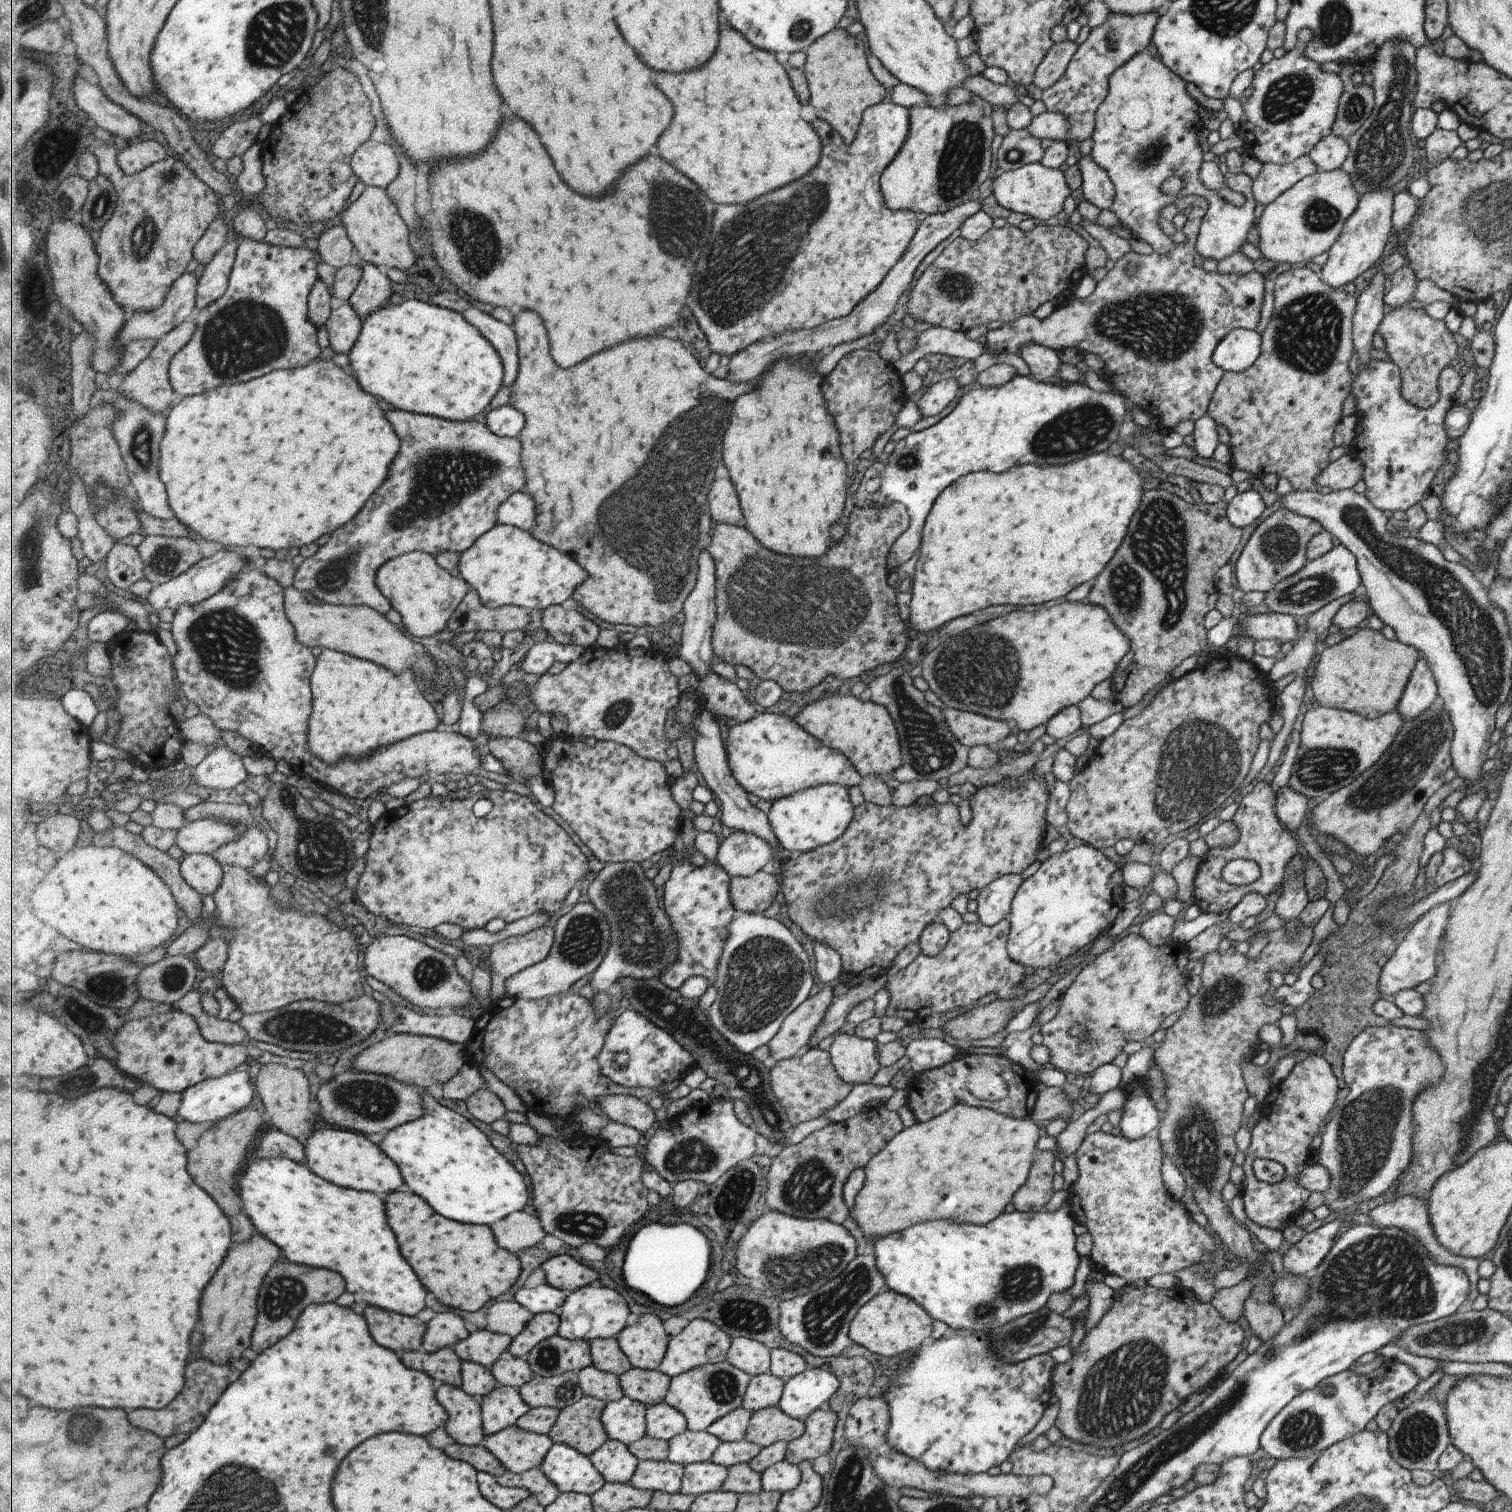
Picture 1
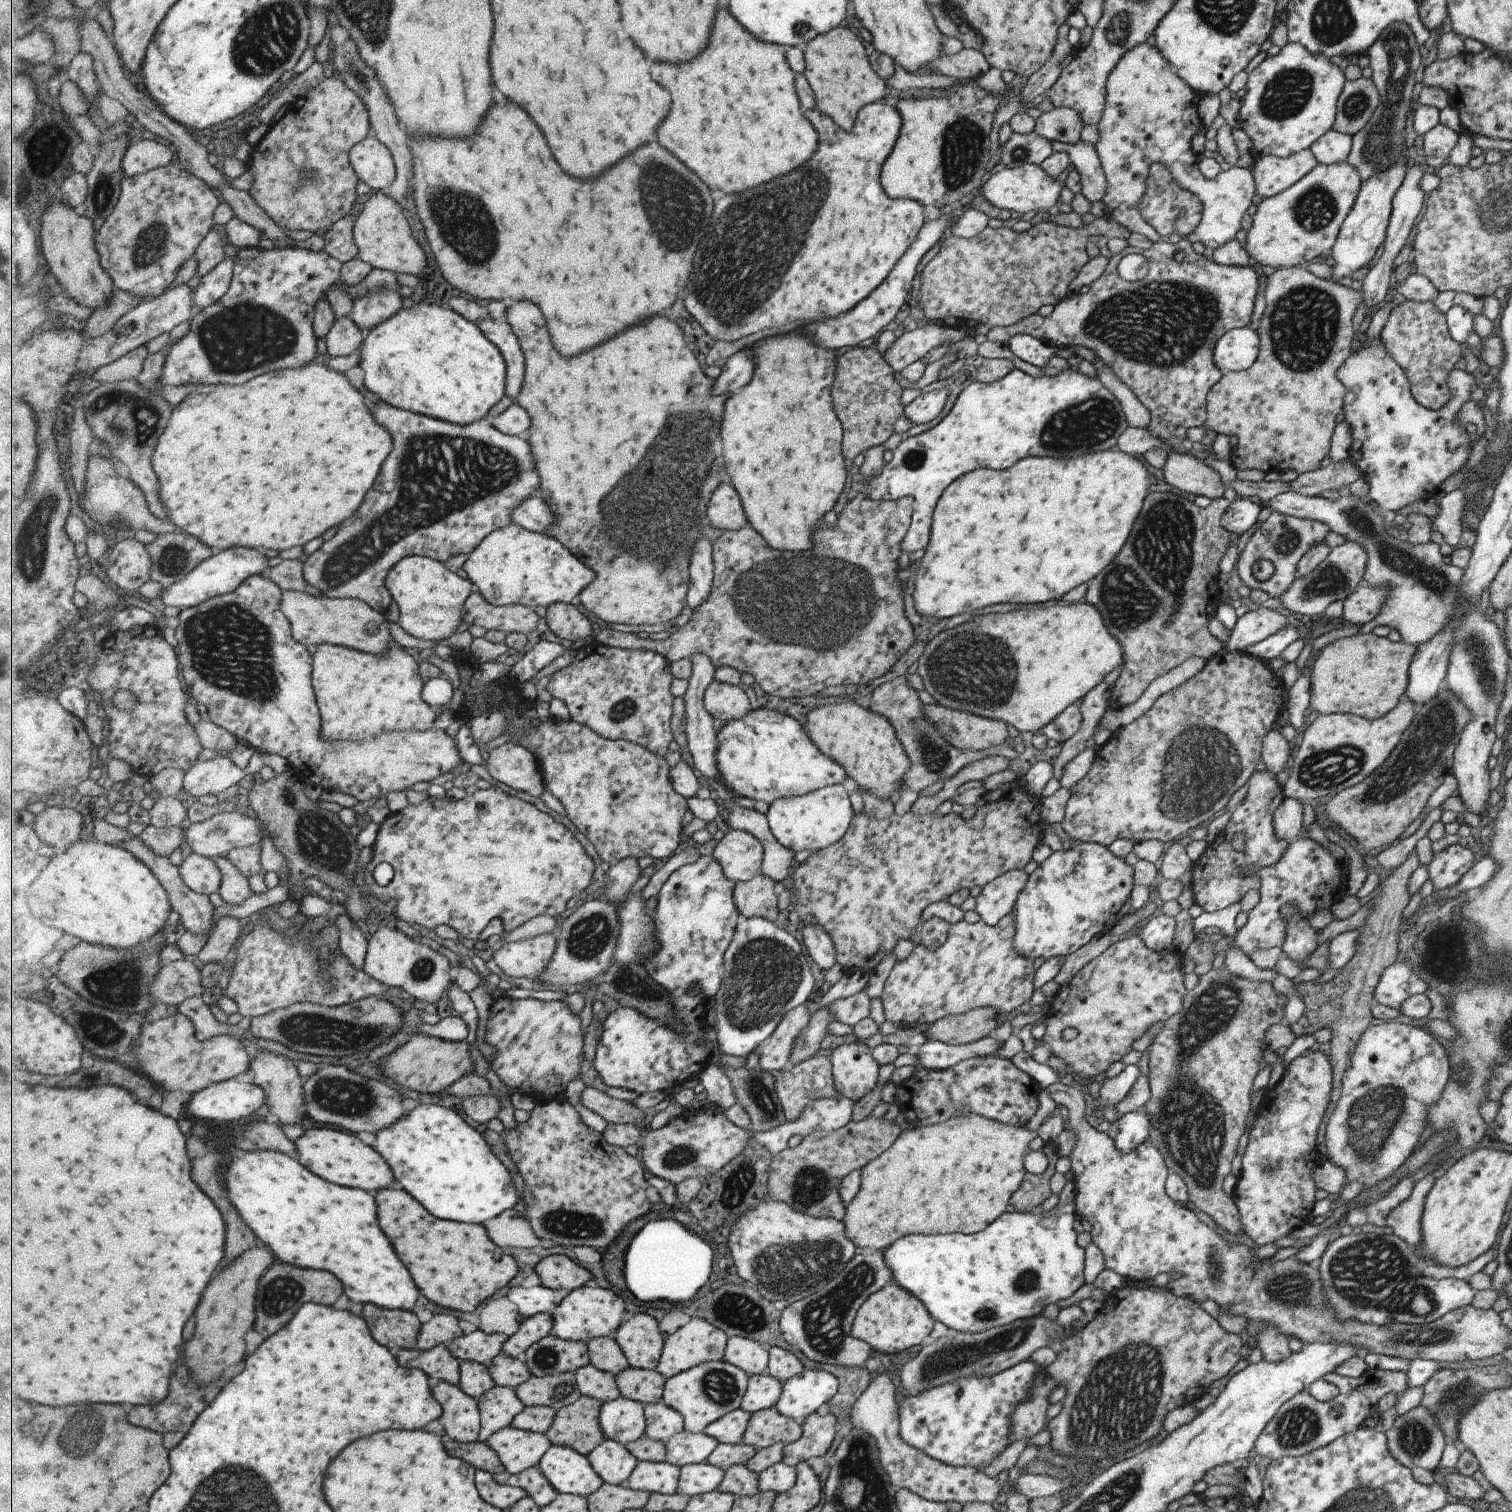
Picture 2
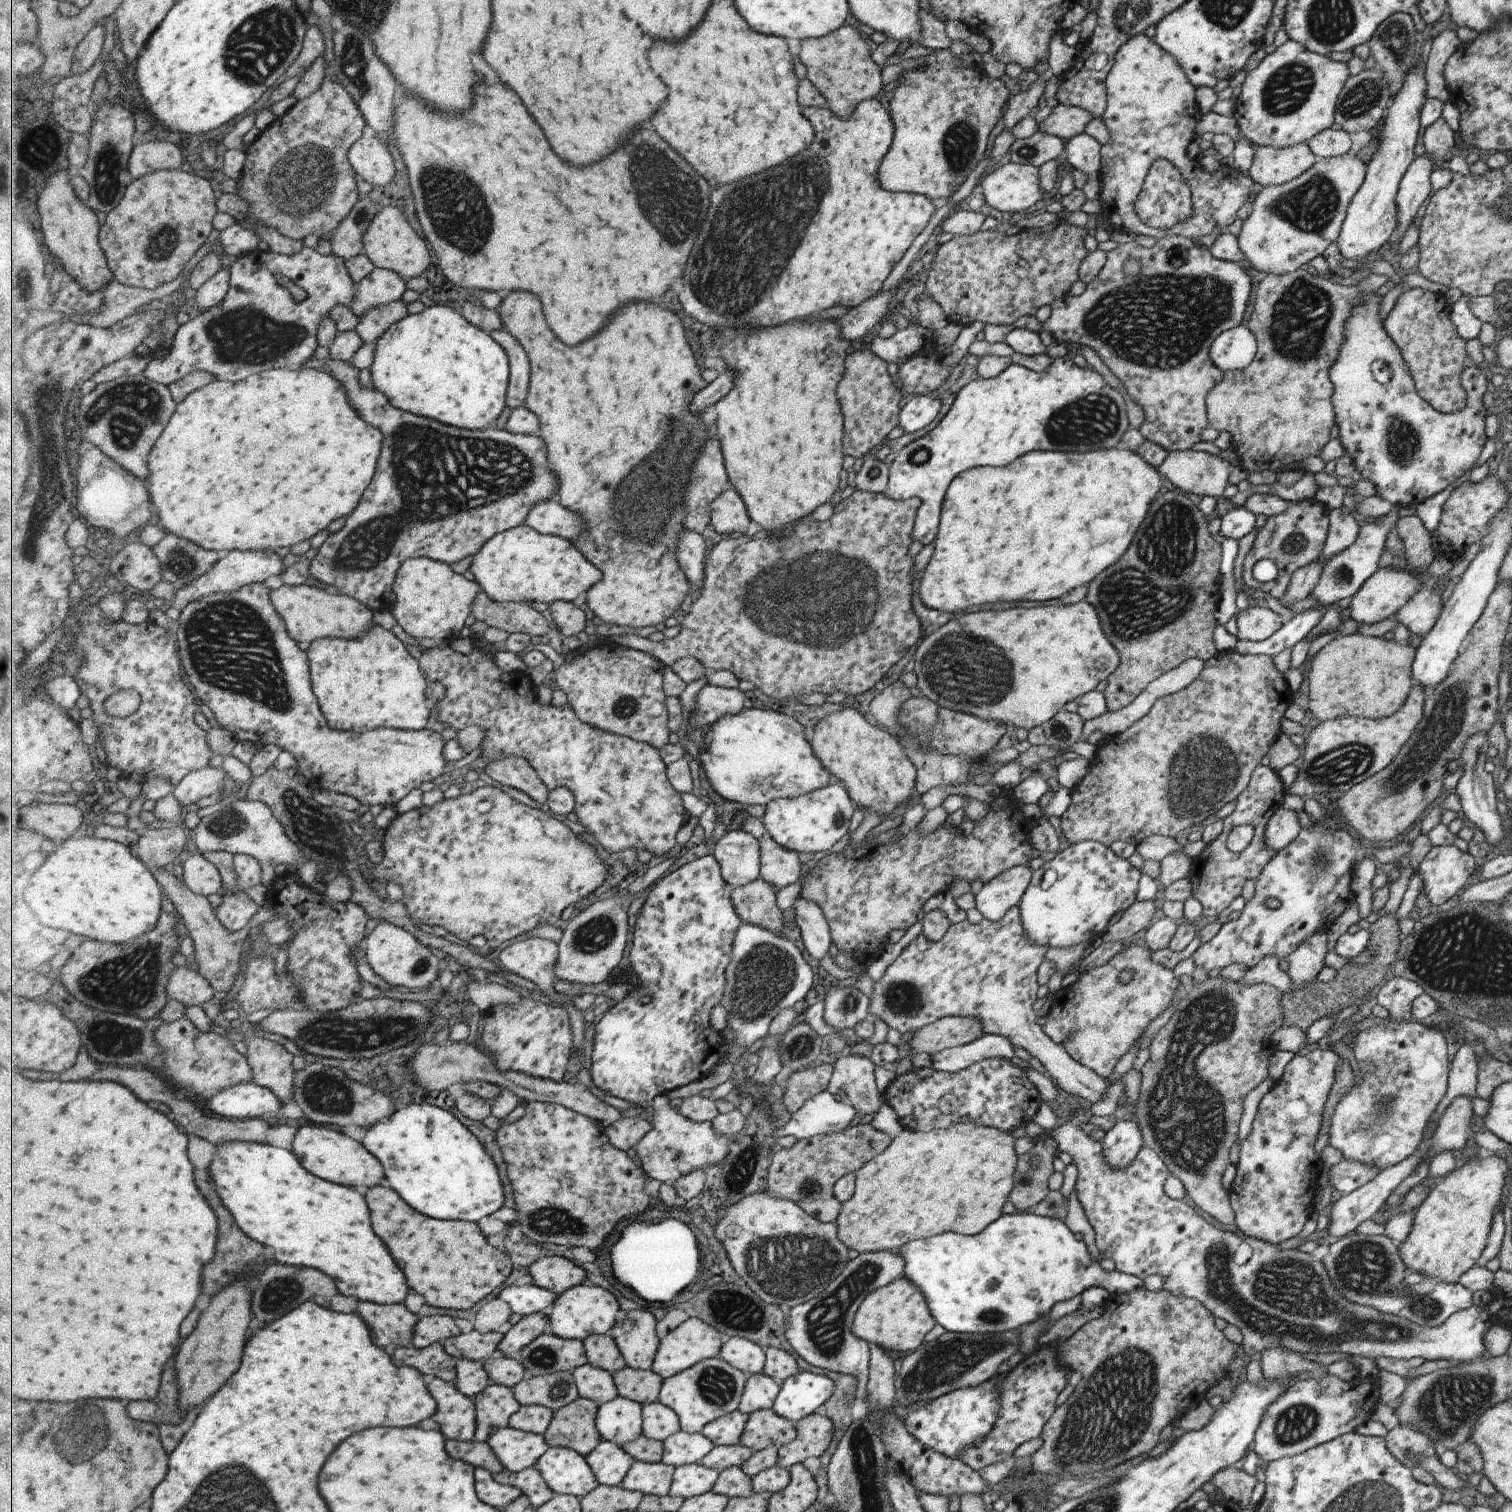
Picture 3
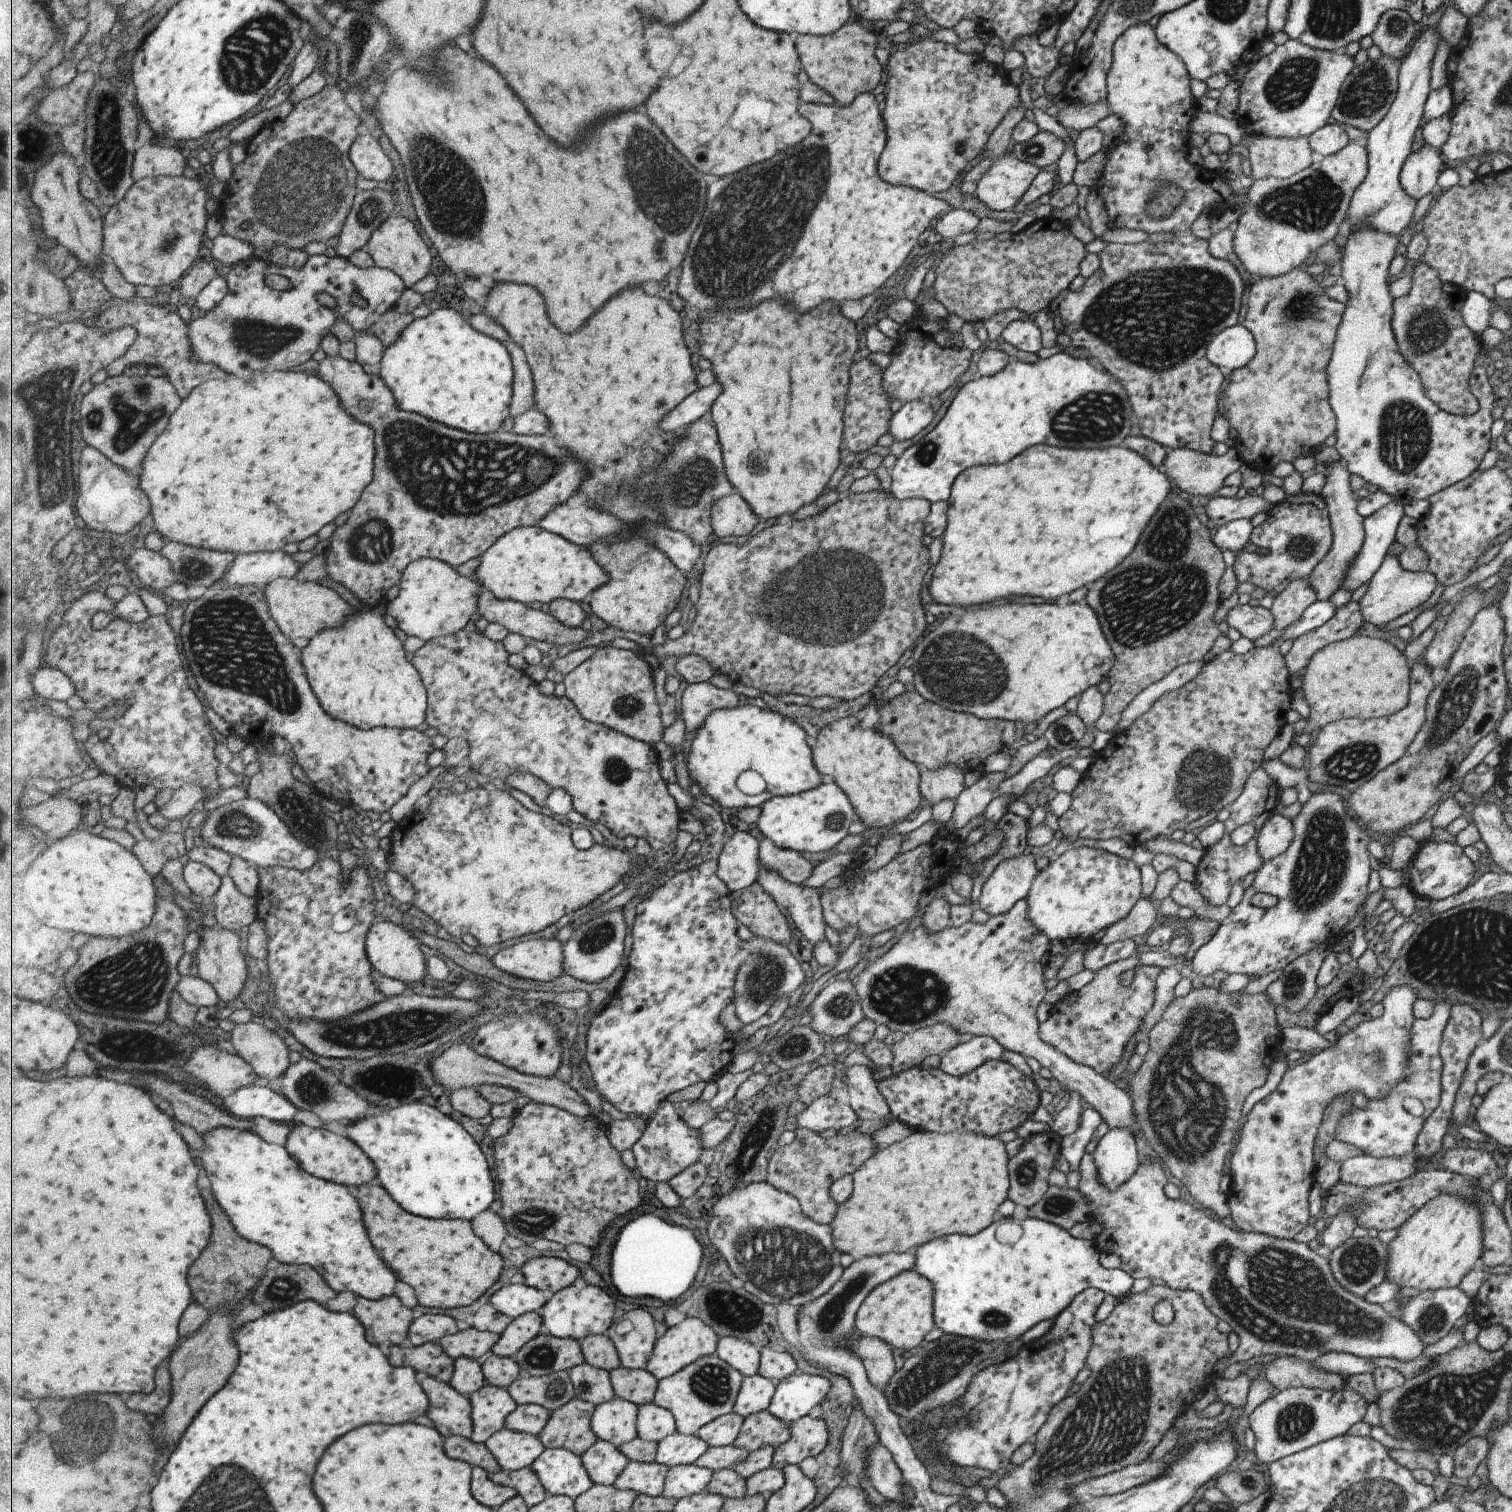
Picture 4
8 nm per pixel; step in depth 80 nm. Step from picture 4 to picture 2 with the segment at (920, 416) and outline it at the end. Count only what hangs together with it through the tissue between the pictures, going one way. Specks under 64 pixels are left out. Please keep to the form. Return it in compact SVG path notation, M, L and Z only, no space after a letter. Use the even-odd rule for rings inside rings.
M944 389L919 394L903 407L905 418L911 422L912 426L931 422L943 410L947 395Z

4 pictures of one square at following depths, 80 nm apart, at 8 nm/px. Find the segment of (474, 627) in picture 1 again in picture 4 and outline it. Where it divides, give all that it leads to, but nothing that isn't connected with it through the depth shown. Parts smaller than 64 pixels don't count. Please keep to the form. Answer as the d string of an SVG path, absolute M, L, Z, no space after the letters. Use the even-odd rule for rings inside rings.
M484 588L481 593L479 613L489 622L496 622L508 628L511 633L520 634L527 640L551 643L565 646L565 644L581 644L587 638L588 630L585 628L571 628L558 621L550 612L545 613L539 609L527 608L526 604L519 601L501 600L489 588Z

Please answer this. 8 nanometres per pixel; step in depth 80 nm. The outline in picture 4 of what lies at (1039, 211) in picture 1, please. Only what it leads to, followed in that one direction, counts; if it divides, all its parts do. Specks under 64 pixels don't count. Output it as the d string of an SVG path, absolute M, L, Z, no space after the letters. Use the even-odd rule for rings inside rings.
M1008 153L995 159L975 186L973 196L991 210L1012 210L1039 169Z

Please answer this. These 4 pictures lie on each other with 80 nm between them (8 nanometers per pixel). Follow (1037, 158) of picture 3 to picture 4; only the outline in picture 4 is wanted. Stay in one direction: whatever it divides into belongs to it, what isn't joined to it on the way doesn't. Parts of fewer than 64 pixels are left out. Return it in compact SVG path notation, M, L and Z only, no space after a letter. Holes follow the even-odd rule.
M1041 129L1028 141L1015 143L1012 154L1021 162L1032 164L1037 168L1045 168L1045 166L1055 165L1063 150L1065 144L1061 138Z

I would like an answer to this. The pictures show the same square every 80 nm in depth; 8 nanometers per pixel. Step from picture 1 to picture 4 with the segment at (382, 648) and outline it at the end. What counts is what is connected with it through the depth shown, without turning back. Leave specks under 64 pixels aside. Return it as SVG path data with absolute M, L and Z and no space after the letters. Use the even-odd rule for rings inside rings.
M281 577L266 585L264 597L273 620L290 641L297 638L311 640L326 628L338 627L349 615L361 610L352 608L335 590L317 581L301 581L293 577Z

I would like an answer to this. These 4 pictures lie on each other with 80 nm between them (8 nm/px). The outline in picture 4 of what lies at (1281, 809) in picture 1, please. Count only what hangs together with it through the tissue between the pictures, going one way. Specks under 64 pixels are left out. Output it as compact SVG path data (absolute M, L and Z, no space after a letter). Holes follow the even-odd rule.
M1271 814L1256 834L1256 851L1262 862L1279 856L1293 838L1292 822L1280 815Z

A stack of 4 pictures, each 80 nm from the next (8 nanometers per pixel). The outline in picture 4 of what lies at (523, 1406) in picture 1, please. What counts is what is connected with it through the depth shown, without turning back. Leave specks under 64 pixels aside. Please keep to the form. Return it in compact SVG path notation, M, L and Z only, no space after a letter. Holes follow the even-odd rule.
M486 1384L469 1397L472 1401L474 1422L472 1439L478 1443L485 1443L493 1434L505 1427L508 1416L518 1407L517 1401L508 1389L495 1385Z

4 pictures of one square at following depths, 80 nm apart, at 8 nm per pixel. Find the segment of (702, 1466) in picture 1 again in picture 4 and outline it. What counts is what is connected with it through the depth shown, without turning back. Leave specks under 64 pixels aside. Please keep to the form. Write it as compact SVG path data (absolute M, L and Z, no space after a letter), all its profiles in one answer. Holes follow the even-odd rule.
M679 1465L670 1467L665 1481L663 1495L682 1499L706 1490L714 1472L700 1465Z

